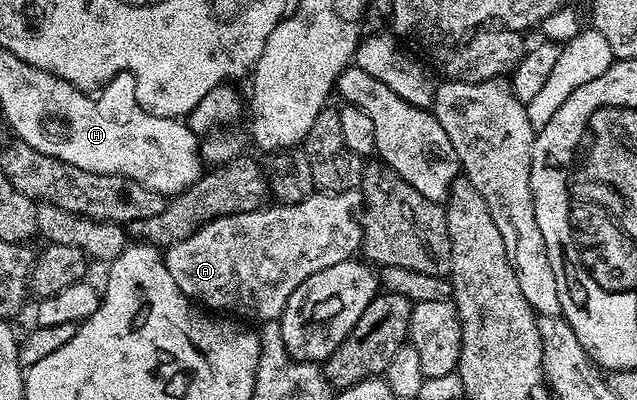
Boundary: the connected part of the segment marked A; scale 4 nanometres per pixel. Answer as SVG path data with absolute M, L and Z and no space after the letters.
M354 189L344 193L316 191L292 205L275 203L257 211L217 217L206 221L185 239L166 246L167 270L184 295L208 310L239 319L252 317L255 323L278 321L285 311L285 303L289 303L289 295L293 295L309 275L325 271L325 267L333 267L333 263L352 260L360 252L363 227L357 214L362 204L362 192Z

